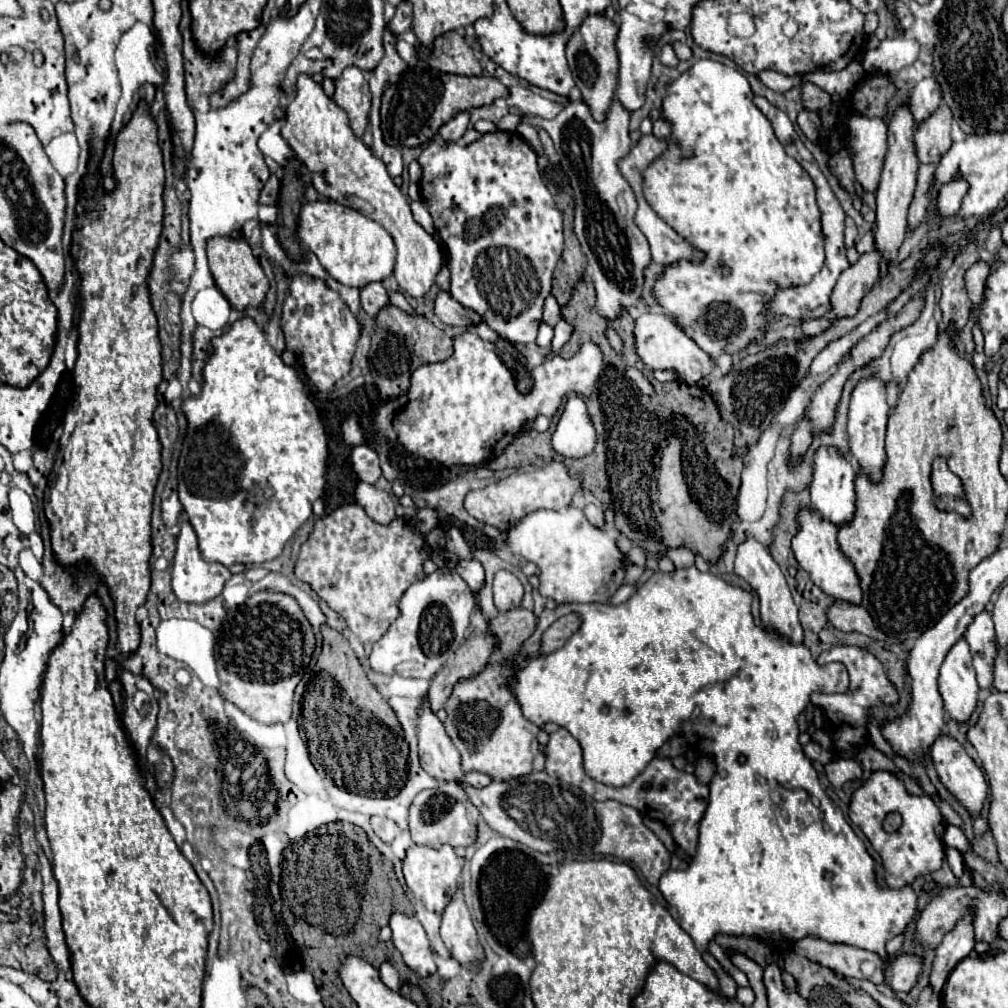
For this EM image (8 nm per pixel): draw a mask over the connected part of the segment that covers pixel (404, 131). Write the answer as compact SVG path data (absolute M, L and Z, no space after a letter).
M433 68L407 70L397 82L391 82L381 100L381 130L385 132L385 142L391 146L417 148L423 142L431 142L443 124L447 124L455 114L471 110L475 106L491 104L497 98L505 98L507 88L487 76L455 76L437 72Z

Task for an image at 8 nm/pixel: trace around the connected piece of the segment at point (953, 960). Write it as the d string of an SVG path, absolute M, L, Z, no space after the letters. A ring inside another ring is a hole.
M969 914L943 938L941 946L937 948L937 954L931 966L931 976L929 976L929 986L933 996L941 994L947 976L963 958L969 956L973 946L975 946L975 940L973 940L973 924Z

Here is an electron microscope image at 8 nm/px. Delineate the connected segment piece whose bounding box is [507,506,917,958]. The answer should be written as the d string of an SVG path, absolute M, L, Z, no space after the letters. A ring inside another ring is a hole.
M567 506L563 510L537 510L537 512L531 512L529 516L525 516L519 524L515 524L509 530L507 544L513 550L513 554L521 554L525 560L529 560L529 562L539 566L539 594L545 596L545 598L551 598L551 600L561 600L561 604L557 608L543 610L543 614L539 616L537 630L533 632L533 636L529 636L529 640L525 640L525 644L521 644L521 652L525 656L517 656L517 658L511 660L515 672L513 672L511 680L509 680L509 690L517 698L523 716L527 720L531 720L533 724L537 724L537 726L545 726L547 722L553 722L557 726L567 728L583 748L583 768L585 768L587 776L597 780L597 782L601 782L601 784L607 784L607 786L625 786L625 784L629 784L655 758L657 748L661 748L663 742L667 742L673 734L685 738L689 744L697 744L697 748L705 756L711 756L711 760L715 762L715 774L713 774L713 780L709 784L709 806L707 806L707 810L703 814L703 820L701 820L701 826L699 826L697 852L695 852L695 856L690 861L687 870L667 870L659 880L659 890L661 890L663 898L667 900L669 906L673 906L677 910L681 928L693 938L693 942L695 942L699 952L705 952L707 942L717 932L723 932L723 934L735 934L735 936L739 936L739 934L755 936L755 938L763 938L763 940L783 938L785 936L787 940L793 940L793 942L803 938L803 936L815 936L815 938L823 938L823 940L829 940L829 942L841 942L841 944L865 948L865 950L877 952L879 956L887 958L885 944L887 944L887 940L891 940L897 934L901 934L905 924L911 922L911 918L915 916L917 894L913 892L911 886L905 886L901 890L879 890L875 886L873 858L869 856L863 840L845 822L841 810L831 802L831 798L821 788L817 772L815 772L811 760L805 756L803 746L799 744L797 716L809 706L809 702L811 702L809 698L811 698L813 692L827 692L827 694L845 692L847 686L849 686L847 668L841 662L833 662L833 664L827 664L827 666L821 668L821 666L817 666L817 662L813 660L809 648L805 648L803 642L793 644L785 636L781 636L777 632L771 632L771 630L767 630L763 626L757 626L755 620L753 620L753 612L751 612L751 604L753 604L753 594L751 592L747 592L747 590L743 590L739 586L731 586L723 578L717 578L711 572L699 572L695 566L691 566L691 568L675 568L673 572L657 572L625 604L619 604L619 606L605 604L617 592L617 588L623 584L623 578L625 578L625 568L627 568L625 554L617 546L617 540L621 536L623 534L617 532L615 516L613 516L611 506L605 508L605 526L603 528L595 528L585 518L581 508ZM563 602L601 602L601 604L563 604ZM567 612L581 612L581 618L583 618L581 628L569 638L569 642L563 648L543 656L541 654L541 634L557 618L565 616Z

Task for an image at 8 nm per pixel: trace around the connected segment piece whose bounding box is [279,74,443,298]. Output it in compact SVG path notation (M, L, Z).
M299 74L295 88L297 92L285 106L285 116L279 120L281 136L289 142L297 158L307 166L313 186L321 196L363 212L391 234L397 248L393 276L407 294L415 298L423 296L435 282L443 262L439 244L421 228L421 224L413 220L407 198L387 174L385 164L375 158L359 138L353 136L345 110L323 92L323 86L311 76Z

